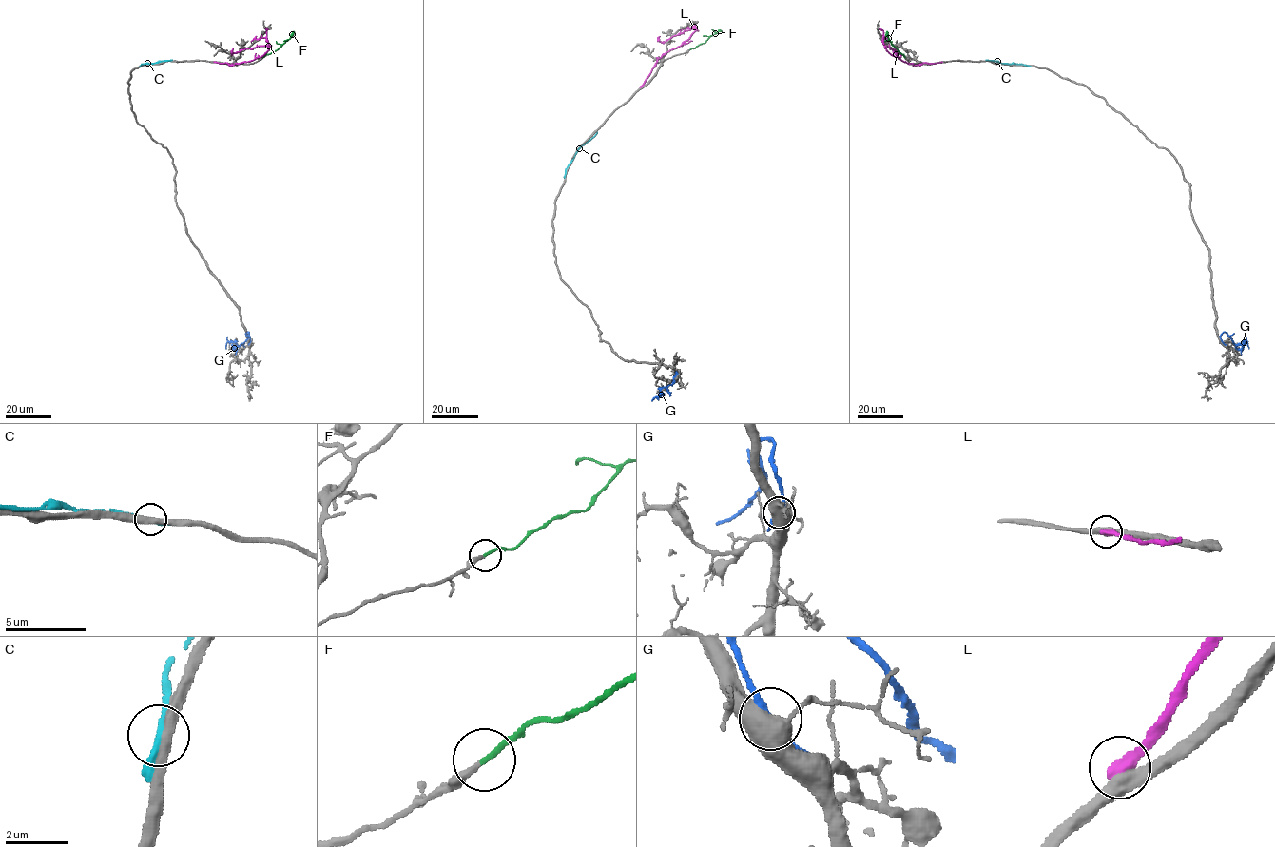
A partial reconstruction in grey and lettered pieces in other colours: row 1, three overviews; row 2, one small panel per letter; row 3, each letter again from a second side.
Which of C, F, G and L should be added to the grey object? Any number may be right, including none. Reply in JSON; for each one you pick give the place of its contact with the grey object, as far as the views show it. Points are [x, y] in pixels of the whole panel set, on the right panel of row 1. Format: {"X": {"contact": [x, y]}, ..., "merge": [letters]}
{"F": {"contact": [904, 57]}, "merge": ["F"]}

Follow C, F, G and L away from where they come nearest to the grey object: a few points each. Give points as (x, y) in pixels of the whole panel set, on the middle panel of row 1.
C: (565, 174), (577, 150), (597, 132)
F: (690, 49), (721, 31)
G: (676, 375), (674, 382), (661, 389), (664, 395), (652, 400)
L: (640, 86), (656, 61), (686, 40), (695, 29), (685, 30), (662, 42), (659, 36)

